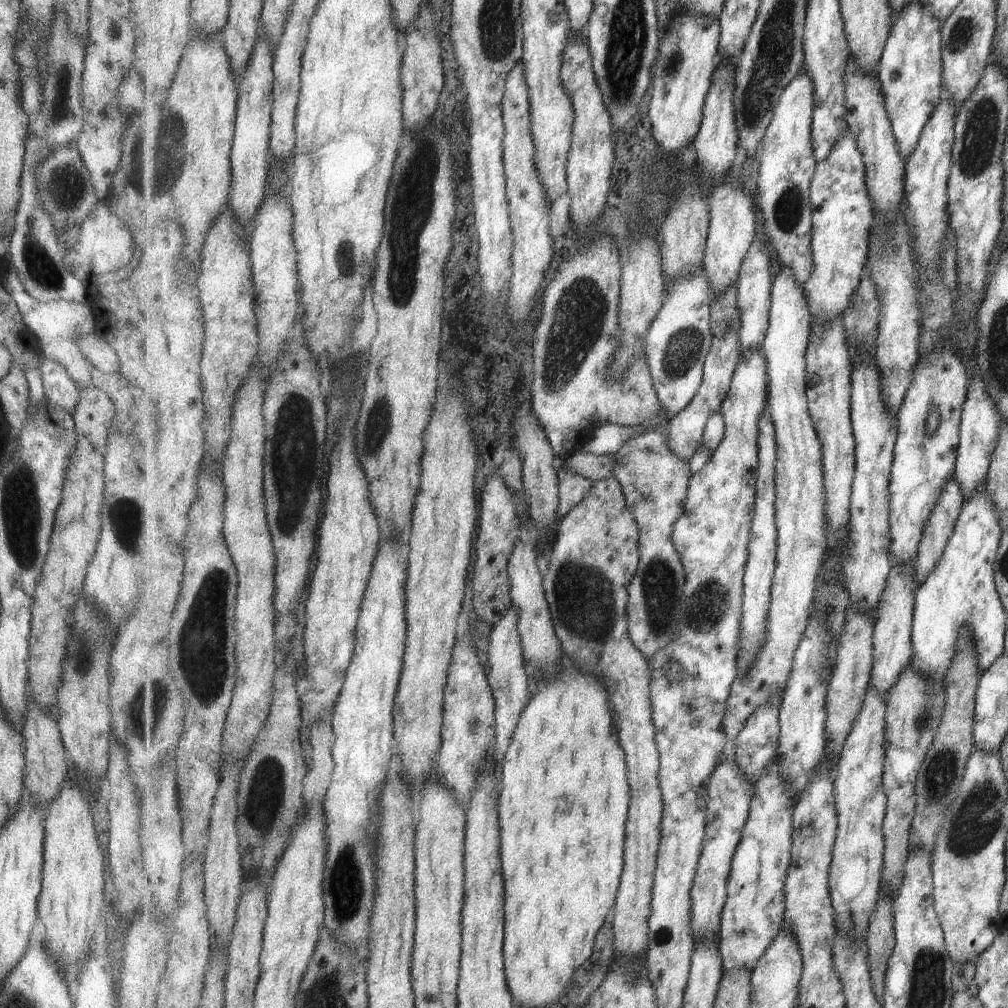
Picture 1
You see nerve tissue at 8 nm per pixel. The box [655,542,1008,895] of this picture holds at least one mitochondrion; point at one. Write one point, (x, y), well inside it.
(975, 823)

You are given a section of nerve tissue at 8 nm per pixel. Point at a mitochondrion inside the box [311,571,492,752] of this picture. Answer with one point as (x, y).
(473, 725)

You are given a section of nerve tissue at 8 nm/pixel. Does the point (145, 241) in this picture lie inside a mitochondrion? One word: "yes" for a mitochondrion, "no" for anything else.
no

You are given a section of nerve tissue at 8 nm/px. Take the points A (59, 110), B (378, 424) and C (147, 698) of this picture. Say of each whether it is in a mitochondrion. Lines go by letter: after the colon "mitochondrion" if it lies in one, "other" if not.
A: mitochondrion
B: mitochondrion
C: mitochondrion

